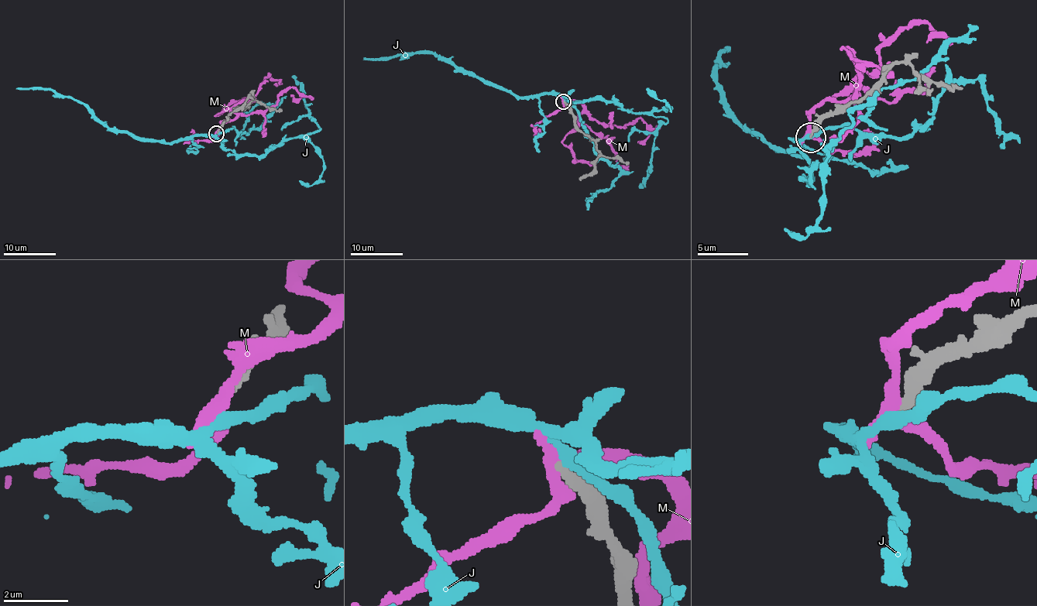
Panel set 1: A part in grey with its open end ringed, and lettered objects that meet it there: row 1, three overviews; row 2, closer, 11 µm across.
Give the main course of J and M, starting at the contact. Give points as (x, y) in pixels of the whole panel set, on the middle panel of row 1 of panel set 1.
J: (564, 100), (559, 95), (512, 95), (475, 77), (458, 72), (443, 58), (430, 54), (362, 59)
M: (564, 100), (578, 102), (592, 118), (601, 123), (626, 125), (640, 118), (646, 124), (649, 135), (637, 142)

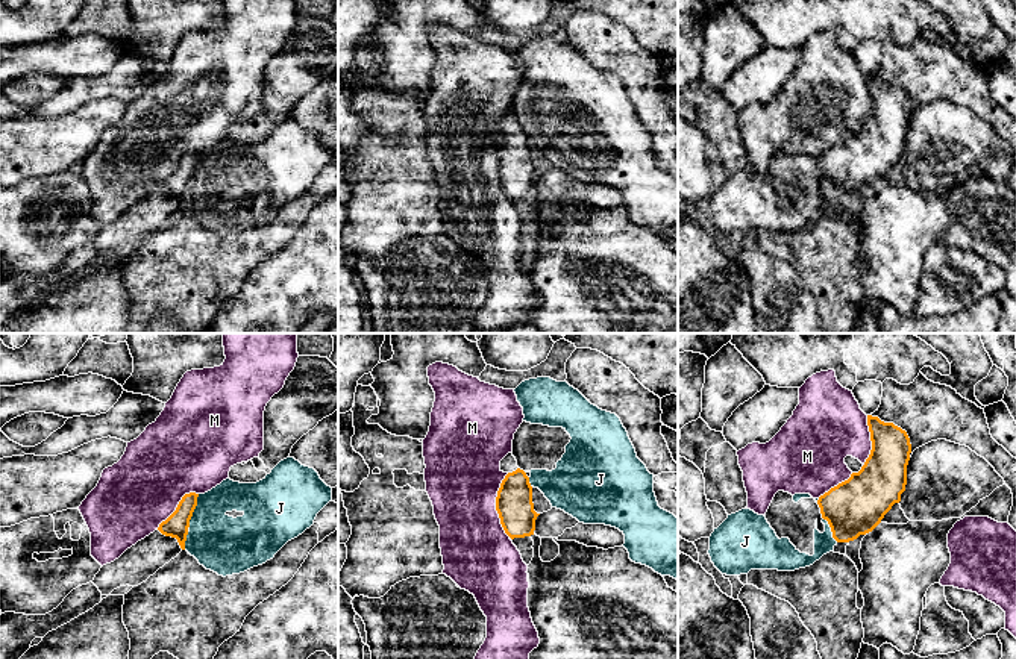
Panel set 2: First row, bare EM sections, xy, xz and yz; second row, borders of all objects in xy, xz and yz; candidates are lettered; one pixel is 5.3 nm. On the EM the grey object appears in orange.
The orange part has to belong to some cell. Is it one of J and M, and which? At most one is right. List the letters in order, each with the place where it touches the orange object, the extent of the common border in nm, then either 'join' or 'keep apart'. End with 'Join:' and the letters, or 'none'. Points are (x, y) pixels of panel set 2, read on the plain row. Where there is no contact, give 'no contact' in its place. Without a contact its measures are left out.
J: xy (193, 171) | 190 nm | keep apart
M: xz (496, 165) | 340 nm | keep apart
Join: none

